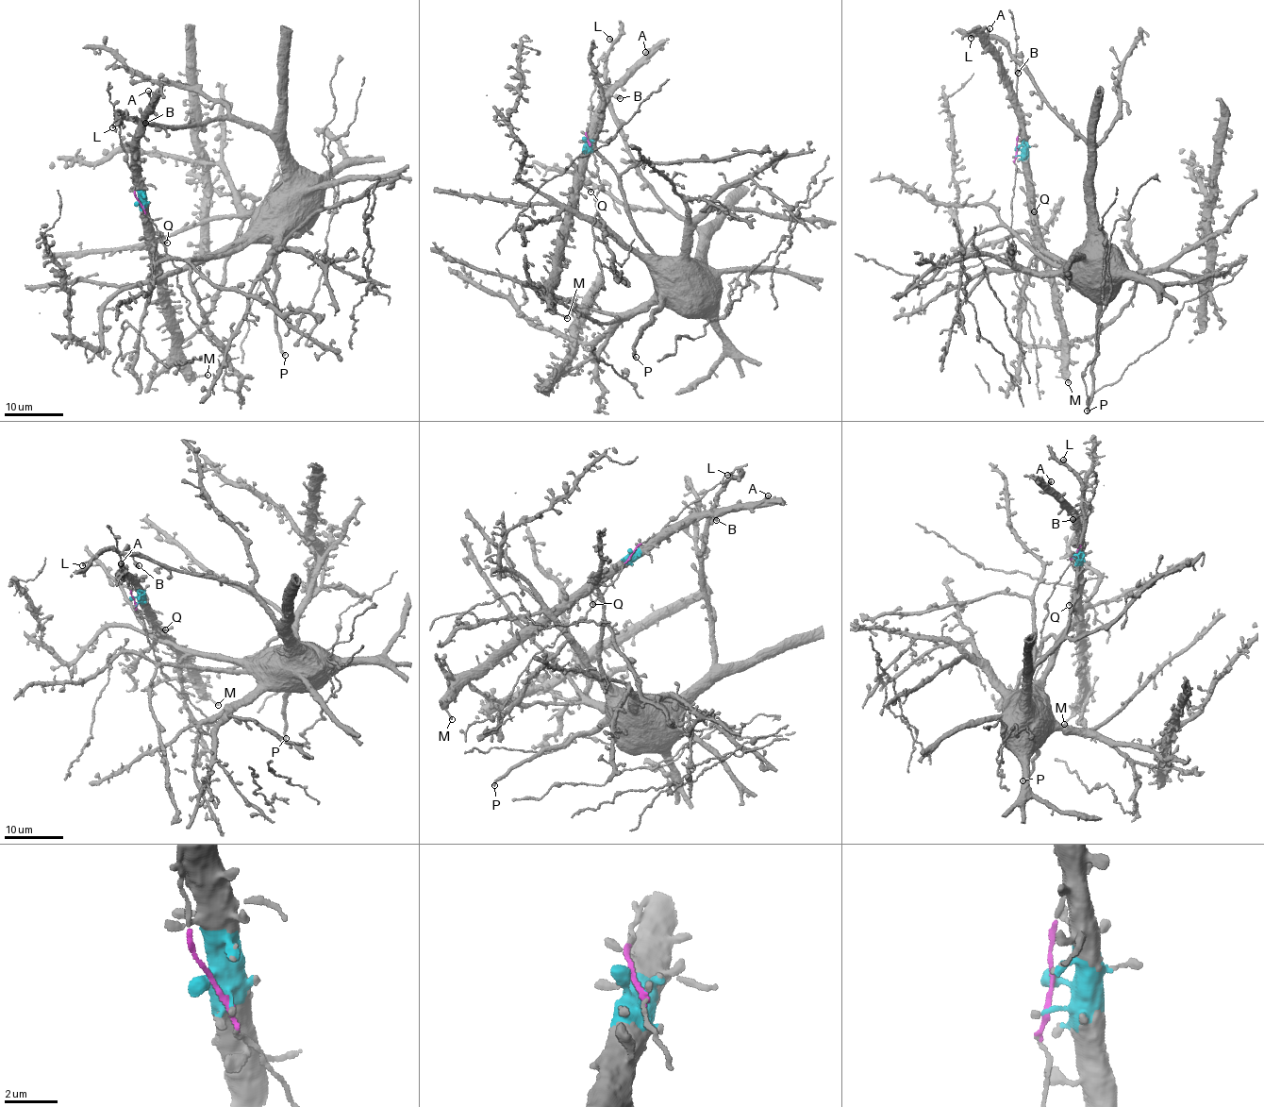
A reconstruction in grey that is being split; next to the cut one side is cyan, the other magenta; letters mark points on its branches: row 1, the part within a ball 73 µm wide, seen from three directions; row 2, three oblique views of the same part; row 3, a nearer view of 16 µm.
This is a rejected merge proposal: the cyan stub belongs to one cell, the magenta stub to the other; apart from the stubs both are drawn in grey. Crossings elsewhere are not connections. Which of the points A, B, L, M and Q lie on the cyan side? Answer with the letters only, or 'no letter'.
A, M, Q

